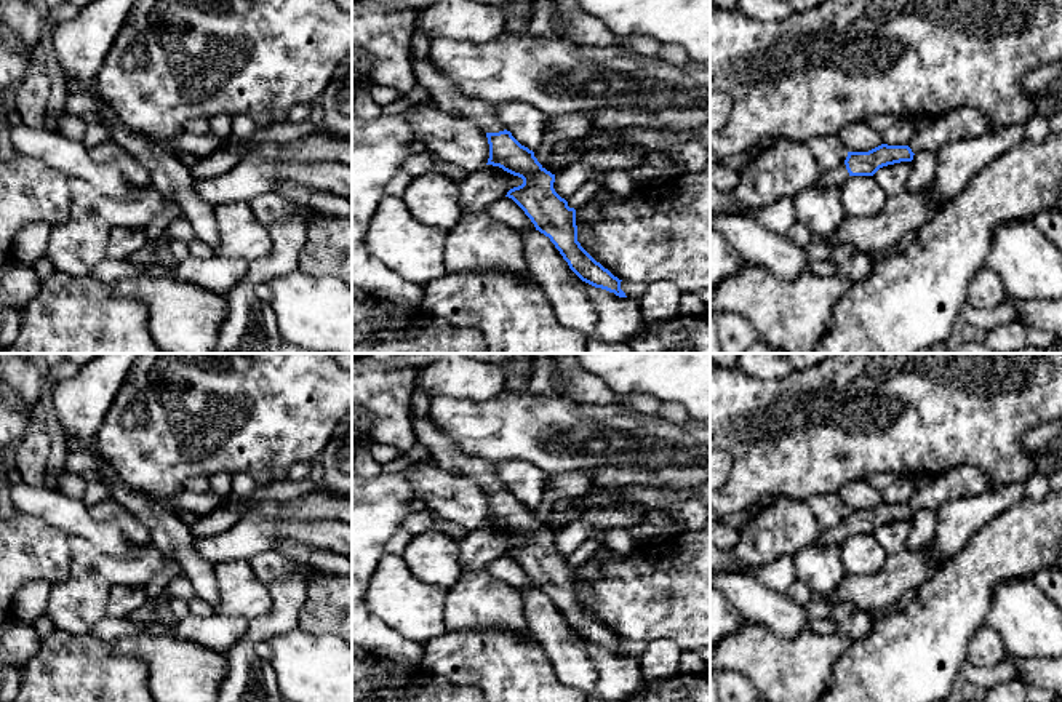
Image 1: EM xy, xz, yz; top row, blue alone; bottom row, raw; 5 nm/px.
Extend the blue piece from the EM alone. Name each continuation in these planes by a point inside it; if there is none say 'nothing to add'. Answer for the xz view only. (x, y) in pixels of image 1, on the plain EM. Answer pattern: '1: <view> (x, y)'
1: xz (450, 456)

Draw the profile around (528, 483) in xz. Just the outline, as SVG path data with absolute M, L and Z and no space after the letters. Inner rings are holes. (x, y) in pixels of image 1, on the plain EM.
M501 461L496 462L497 475L505 488L529 509L536 509L545 494L547 473L528 461Z

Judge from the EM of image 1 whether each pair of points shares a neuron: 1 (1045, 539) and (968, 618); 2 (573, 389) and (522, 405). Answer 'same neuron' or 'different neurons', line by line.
1: same neuron
2: different neurons

